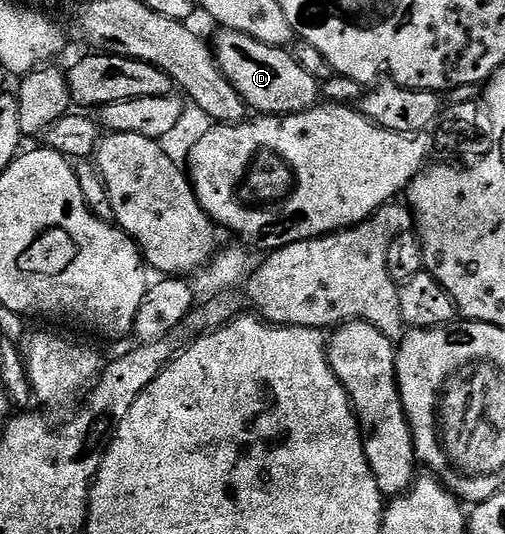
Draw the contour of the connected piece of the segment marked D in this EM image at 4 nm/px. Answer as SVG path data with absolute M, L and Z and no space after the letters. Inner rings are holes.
M223 30L216 43L216 58L224 77L240 93L247 108L259 116L295 115L319 102L320 83L297 63L287 48L264 45L244 33Z

